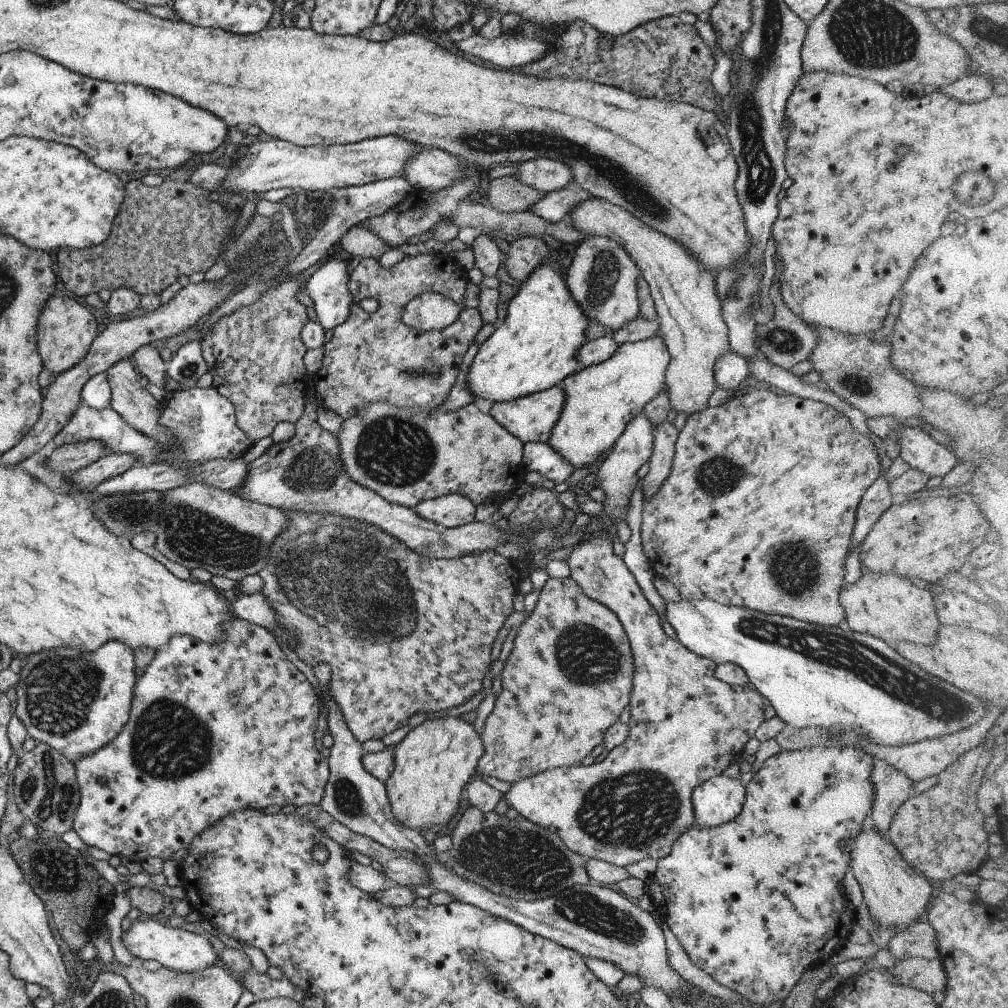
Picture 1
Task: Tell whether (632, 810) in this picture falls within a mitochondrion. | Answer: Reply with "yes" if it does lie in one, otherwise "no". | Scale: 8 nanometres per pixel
yes

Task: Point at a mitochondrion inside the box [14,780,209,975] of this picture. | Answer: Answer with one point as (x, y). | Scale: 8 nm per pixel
(51, 867)

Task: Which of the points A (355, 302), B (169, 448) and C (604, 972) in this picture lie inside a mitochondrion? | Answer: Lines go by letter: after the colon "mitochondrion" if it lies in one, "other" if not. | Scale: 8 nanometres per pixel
A: other
B: other
C: other

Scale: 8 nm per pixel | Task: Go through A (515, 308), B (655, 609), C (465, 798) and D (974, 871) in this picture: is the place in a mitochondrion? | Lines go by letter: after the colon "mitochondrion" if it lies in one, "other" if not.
A: other
B: other
C: other
D: other

